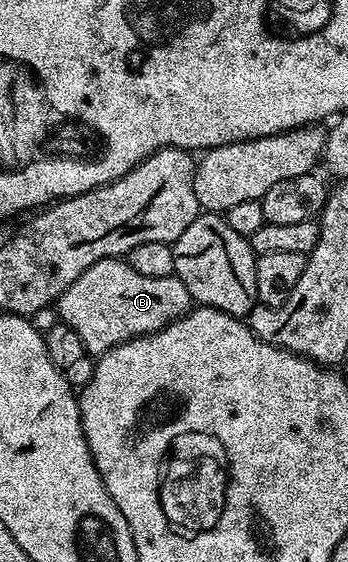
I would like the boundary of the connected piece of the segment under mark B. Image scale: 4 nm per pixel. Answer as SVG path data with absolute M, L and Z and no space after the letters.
M123 257L102 259L57 300L59 318L85 345L85 349L93 357L112 351L117 345L128 343L138 335L152 335L169 325L174 319L186 315L193 306L189 289L175 274L169 277L145 277L145 273L137 273Z

